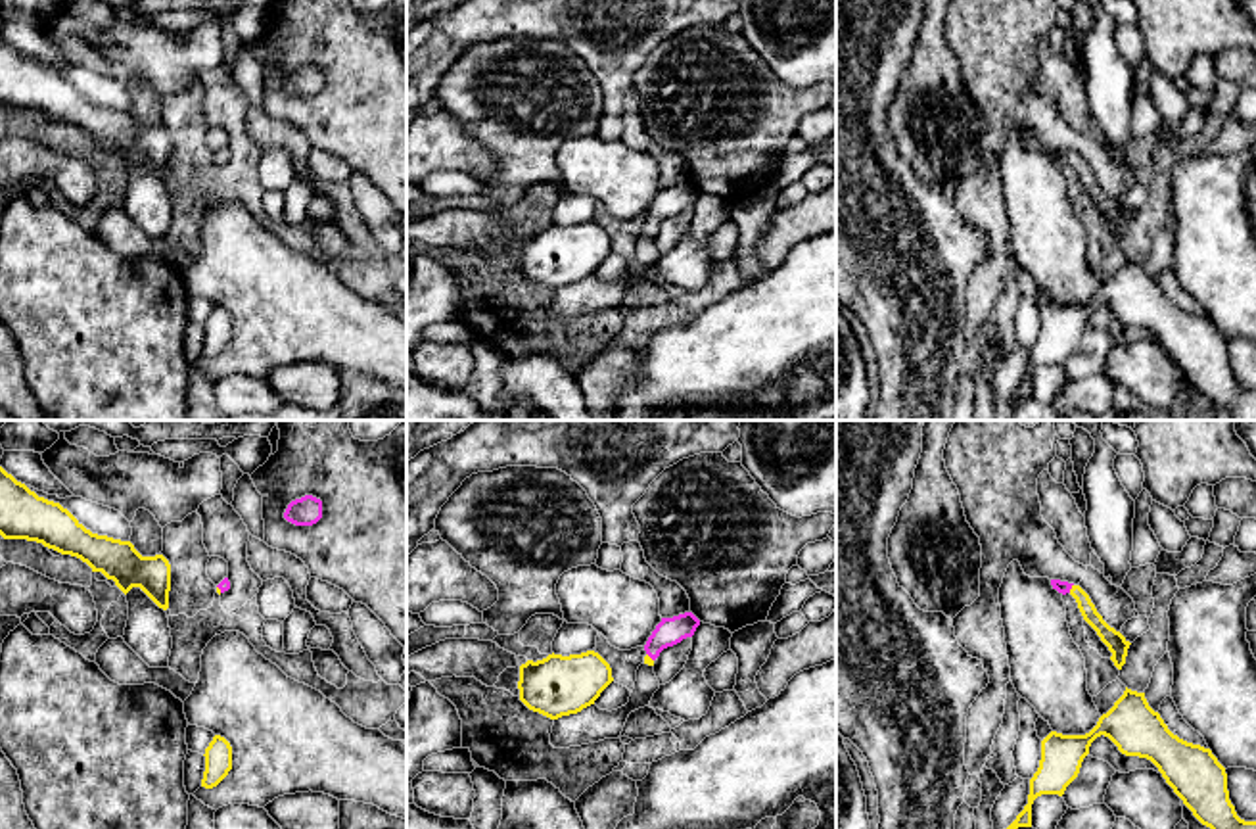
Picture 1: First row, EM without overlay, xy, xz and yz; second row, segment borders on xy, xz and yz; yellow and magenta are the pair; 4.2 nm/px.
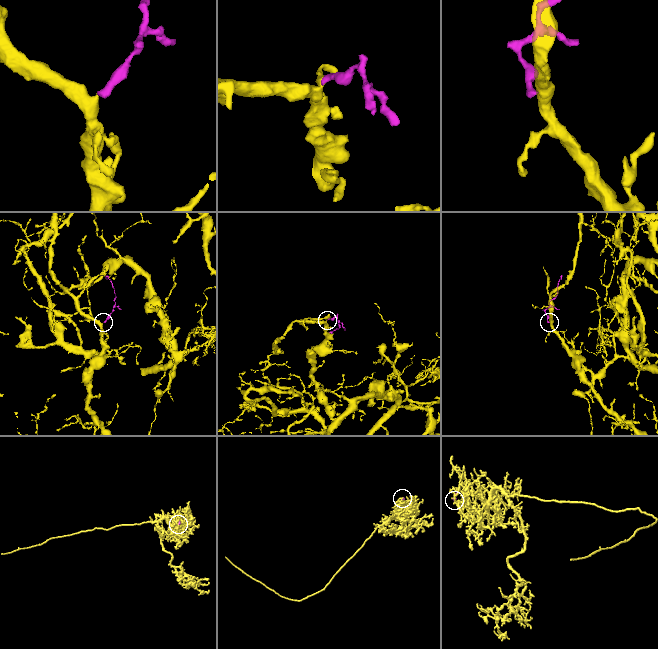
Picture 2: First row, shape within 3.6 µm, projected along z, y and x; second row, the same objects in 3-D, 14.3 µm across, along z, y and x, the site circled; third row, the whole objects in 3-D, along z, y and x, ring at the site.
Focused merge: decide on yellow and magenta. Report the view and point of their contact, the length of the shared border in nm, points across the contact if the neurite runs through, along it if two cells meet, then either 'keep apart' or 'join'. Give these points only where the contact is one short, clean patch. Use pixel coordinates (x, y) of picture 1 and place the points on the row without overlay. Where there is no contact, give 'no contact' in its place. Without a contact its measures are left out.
meets yellow in yz at (1072, 158); contact 40 nm long; runs through yz (1107, 204), (1072, 158), (1063, 158); join

